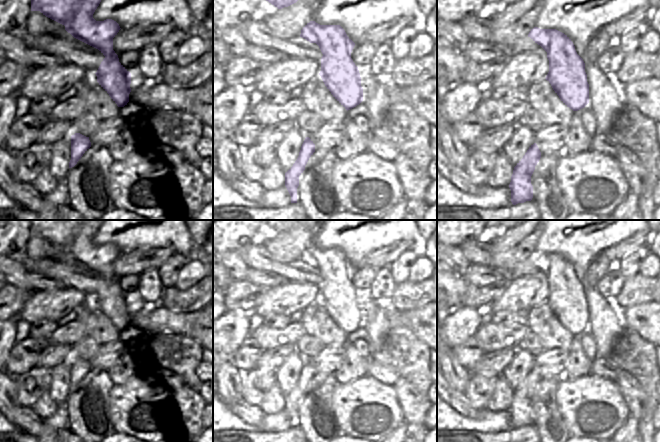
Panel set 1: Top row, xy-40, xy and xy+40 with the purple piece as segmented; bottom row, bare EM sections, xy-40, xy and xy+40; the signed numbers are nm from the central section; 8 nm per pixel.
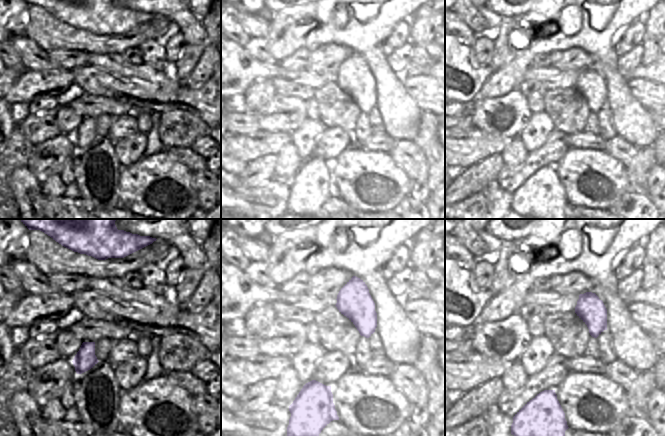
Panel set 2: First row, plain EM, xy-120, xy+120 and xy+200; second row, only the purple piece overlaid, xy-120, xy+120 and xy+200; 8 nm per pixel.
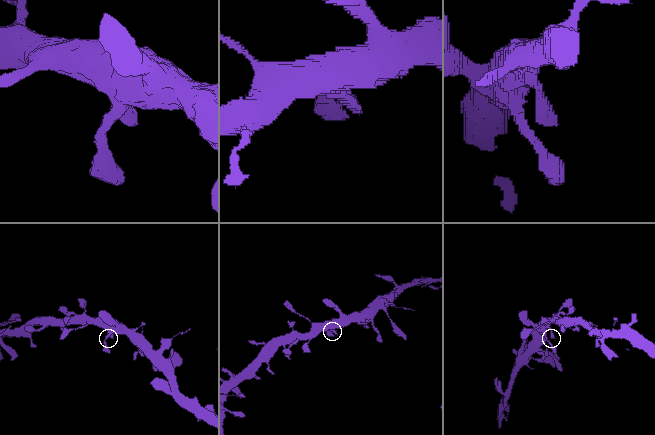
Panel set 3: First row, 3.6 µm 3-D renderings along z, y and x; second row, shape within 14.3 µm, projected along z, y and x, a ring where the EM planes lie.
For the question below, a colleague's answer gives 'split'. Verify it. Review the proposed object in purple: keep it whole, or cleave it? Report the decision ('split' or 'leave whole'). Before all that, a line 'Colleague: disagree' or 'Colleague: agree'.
Colleague: disagree
leave whole

